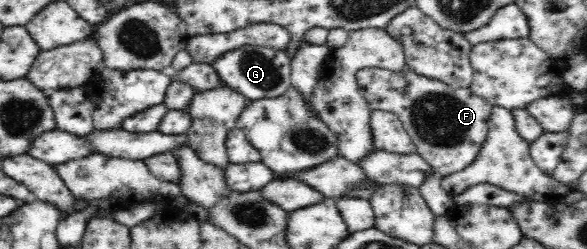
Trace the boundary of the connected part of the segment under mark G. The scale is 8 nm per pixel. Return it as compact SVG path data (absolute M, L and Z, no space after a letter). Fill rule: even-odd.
M245 45L233 51L223 53L211 64L223 85L243 94L248 100L273 99L283 95L291 86L291 64L286 50L279 50L259 45Z

